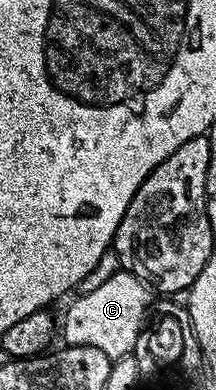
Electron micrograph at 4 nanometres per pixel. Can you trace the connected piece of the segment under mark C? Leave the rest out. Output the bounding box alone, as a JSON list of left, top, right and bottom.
[62,270,154,361]

